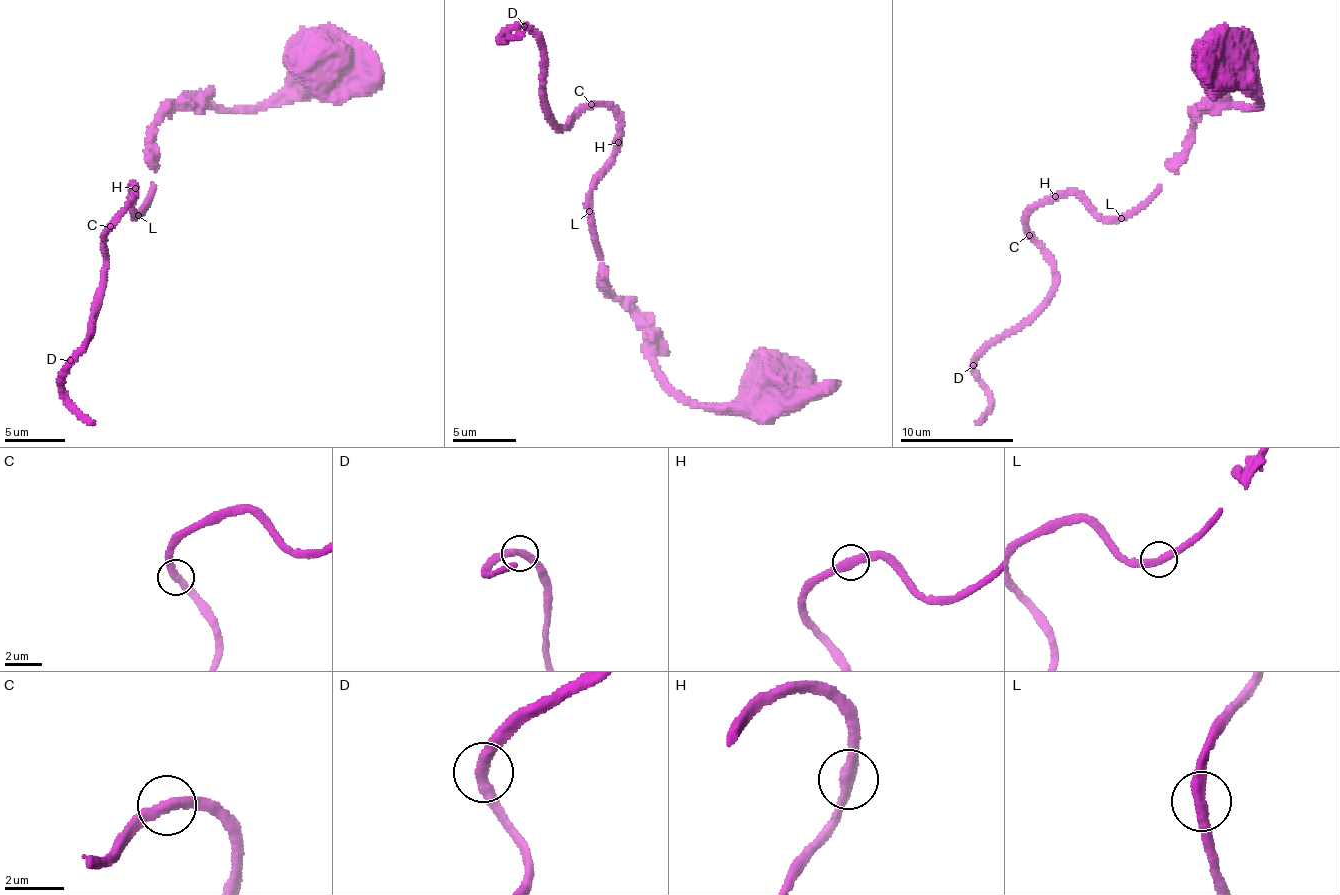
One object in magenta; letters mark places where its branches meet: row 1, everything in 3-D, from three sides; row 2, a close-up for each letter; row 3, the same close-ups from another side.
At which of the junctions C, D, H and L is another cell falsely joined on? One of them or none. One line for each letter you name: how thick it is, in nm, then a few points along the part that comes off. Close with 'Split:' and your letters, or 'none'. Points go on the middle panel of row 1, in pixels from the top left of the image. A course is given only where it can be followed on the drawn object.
Split: none

